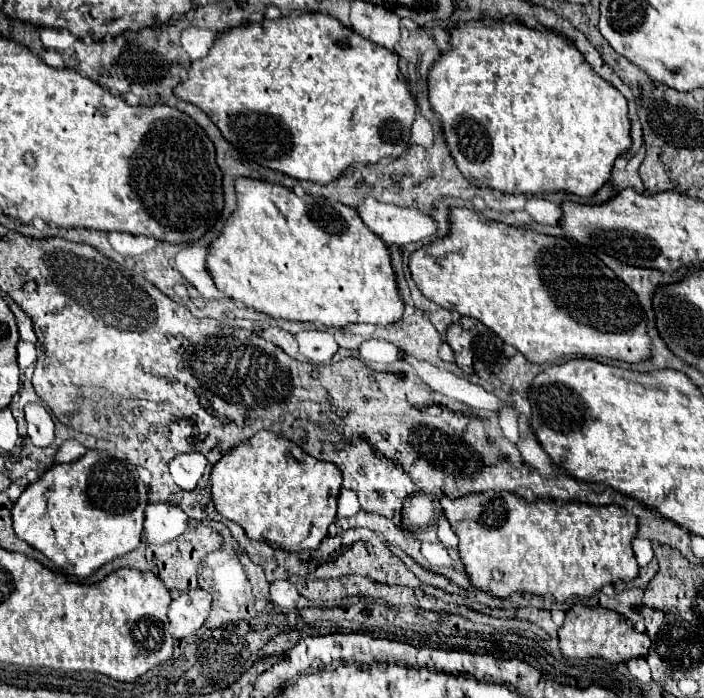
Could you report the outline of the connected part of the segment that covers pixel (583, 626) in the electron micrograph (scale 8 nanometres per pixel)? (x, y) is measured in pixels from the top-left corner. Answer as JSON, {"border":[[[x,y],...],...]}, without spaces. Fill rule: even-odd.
{"border":[[[583,604],[567,610],[565,624],[559,628],[559,646],[565,658],[605,658],[609,662],[625,662],[631,658],[647,656],[649,636],[635,632],[617,612],[609,608],[589,608]]]}

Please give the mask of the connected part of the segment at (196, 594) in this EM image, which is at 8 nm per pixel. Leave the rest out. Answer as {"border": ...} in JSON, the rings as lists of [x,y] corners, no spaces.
{"border":[[[197,588],[185,594],[179,594],[169,604],[169,632],[173,638],[185,638],[191,632],[199,630],[205,622],[211,608],[211,596],[209,592]]]}

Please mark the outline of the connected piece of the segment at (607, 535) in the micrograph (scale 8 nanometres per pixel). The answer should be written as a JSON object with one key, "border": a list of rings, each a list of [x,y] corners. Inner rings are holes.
{"border":[[[479,492],[461,498],[441,498],[447,520],[459,538],[459,556],[471,578],[471,584],[507,598],[513,592],[551,594],[557,602],[569,596],[591,596],[595,590],[615,580],[633,580],[639,574],[639,564],[631,550],[631,540],[637,534],[637,518],[621,506],[589,506],[569,502],[555,506],[553,502],[525,502],[513,492]]]}

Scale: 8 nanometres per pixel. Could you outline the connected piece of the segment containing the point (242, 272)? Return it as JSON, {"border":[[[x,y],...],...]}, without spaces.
{"border":[[[249,178],[237,180],[237,212],[229,216],[221,236],[211,244],[207,266],[215,286],[225,296],[271,318],[323,322],[325,326],[345,328],[349,324],[389,326],[403,316],[403,300],[397,290],[389,250],[363,224],[357,210],[335,200],[323,202],[315,196],[299,198],[279,184]]]}

